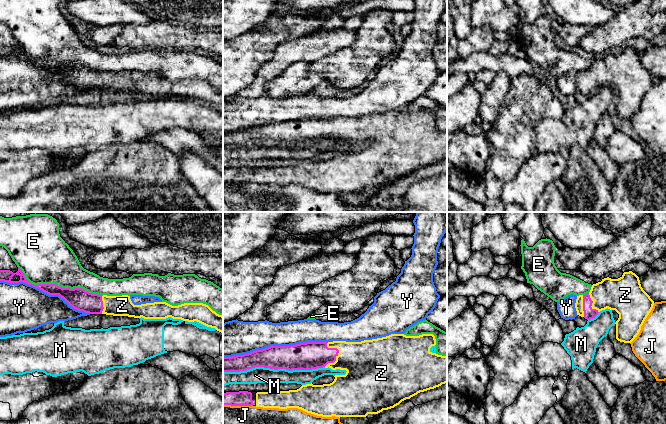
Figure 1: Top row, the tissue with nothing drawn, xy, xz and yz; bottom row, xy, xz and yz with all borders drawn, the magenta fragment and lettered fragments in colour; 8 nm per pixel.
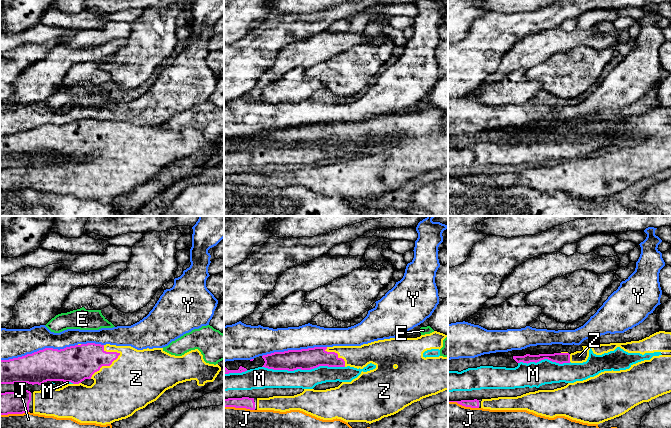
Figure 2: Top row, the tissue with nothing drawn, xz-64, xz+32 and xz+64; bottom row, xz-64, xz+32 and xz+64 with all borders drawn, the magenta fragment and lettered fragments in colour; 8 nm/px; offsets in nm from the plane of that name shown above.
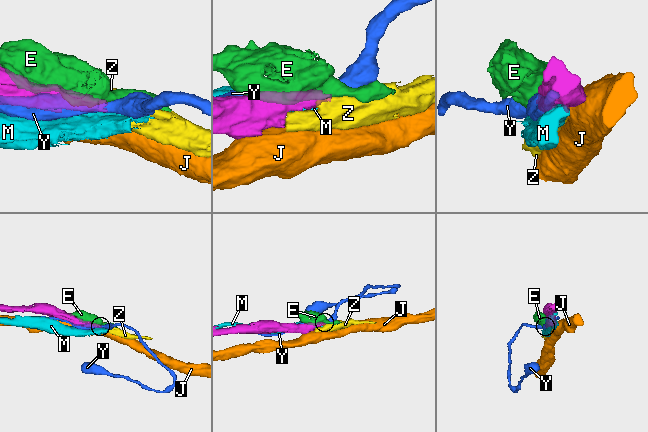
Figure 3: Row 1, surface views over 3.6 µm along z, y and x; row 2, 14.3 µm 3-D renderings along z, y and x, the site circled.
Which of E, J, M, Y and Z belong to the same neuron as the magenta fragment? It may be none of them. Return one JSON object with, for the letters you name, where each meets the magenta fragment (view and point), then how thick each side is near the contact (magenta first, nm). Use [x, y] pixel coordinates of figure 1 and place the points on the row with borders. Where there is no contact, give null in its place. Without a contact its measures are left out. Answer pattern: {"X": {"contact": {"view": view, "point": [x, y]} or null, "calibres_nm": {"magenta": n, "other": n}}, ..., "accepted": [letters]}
{"Z": {"contact": {"view": "xz", "point": [337, 354]}, "calibres_nm": {"magenta": 220, "other": 360}}, "accepted": ["Z"]}

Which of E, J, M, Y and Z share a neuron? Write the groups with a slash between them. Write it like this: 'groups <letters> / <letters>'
groups E / J / M / Y / Z

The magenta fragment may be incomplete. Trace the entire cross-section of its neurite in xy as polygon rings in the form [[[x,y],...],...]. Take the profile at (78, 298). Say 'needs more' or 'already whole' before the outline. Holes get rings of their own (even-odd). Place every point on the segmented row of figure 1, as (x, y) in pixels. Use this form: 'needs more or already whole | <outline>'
needs more | [[[19,268],[16,273],[10,270],[0,270],[0,281],[8,283],[24,282],[49,295],[59,295],[69,306],[89,314],[142,317],[144,319],[166,319],[171,317],[188,322],[197,321],[223,333],[223,316],[217,314],[208,305],[203,303],[184,303],[172,306],[166,302],[154,302],[134,305],[128,295],[102,296],[89,293],[82,288],[62,288],[56,284],[34,285],[26,279]]]

